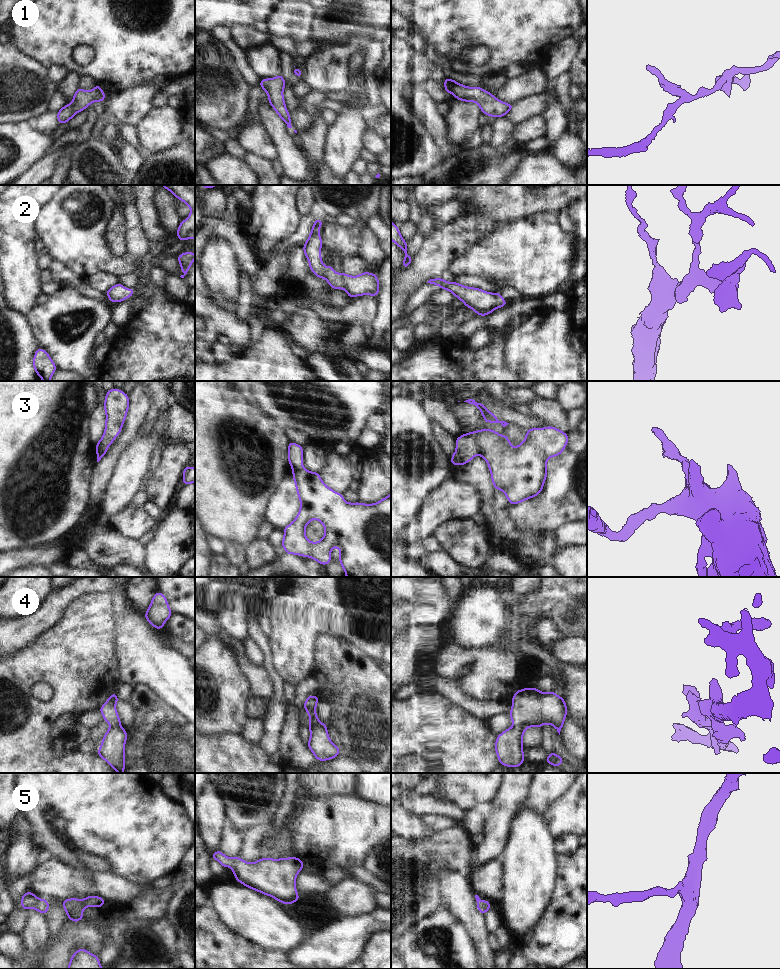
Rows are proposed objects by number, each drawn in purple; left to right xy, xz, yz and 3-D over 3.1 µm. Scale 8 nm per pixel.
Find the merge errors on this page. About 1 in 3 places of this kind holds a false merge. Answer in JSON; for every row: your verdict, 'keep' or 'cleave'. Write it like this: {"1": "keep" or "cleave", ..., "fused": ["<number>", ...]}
{"1": "keep", "2": "keep", "3": "cleave", "4": "keep", "5": "keep", "fused": ["3"]}

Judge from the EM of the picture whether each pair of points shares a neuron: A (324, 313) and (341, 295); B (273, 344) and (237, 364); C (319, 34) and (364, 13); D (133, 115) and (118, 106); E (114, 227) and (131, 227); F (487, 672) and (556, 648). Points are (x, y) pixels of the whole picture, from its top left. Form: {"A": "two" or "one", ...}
{"A": "two", "B": "one", "C": "one", "D": "one", "E": "two", "F": "two"}

